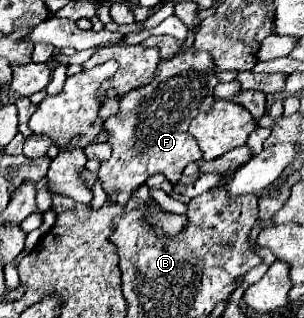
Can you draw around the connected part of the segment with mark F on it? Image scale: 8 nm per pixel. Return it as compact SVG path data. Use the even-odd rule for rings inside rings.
M180 50L172 60L162 60L158 64L158 72L156 78L144 86L144 88L136 88L132 92L128 92L122 100L120 100L120 114L112 116L106 120L104 128L110 134L110 144L112 144L112 158L102 162L100 166L100 178L102 178L102 186L108 194L108 198L116 204L126 204L130 194L144 184L146 178L150 178L152 174L164 174L172 184L176 184L182 178L182 170L190 164L190 162L198 162L202 160L202 152L196 144L196 140L190 136L188 126L192 122L192 118L196 118L200 112L208 112L208 108L212 108L214 104L214 88L220 82L216 76L216 64L212 60L212 56L204 50Z

